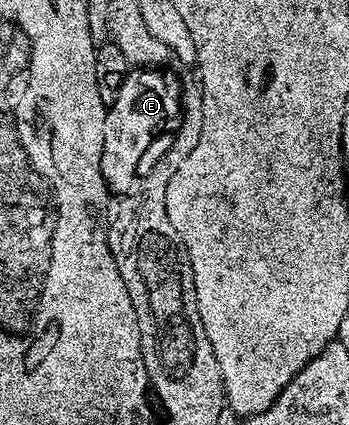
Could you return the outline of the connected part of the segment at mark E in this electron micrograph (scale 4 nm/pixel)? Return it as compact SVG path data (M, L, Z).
M135 66L128 71L125 82L121 82L121 90L117 90L117 98L107 105L105 114L105 138L101 146L101 174L107 183L108 193L122 198L136 187L137 177L140 175L139 163L143 160L143 155L151 148L151 143L158 138L162 132L170 133L178 128L181 119L181 92L174 88L165 77L162 71L151 66Z

